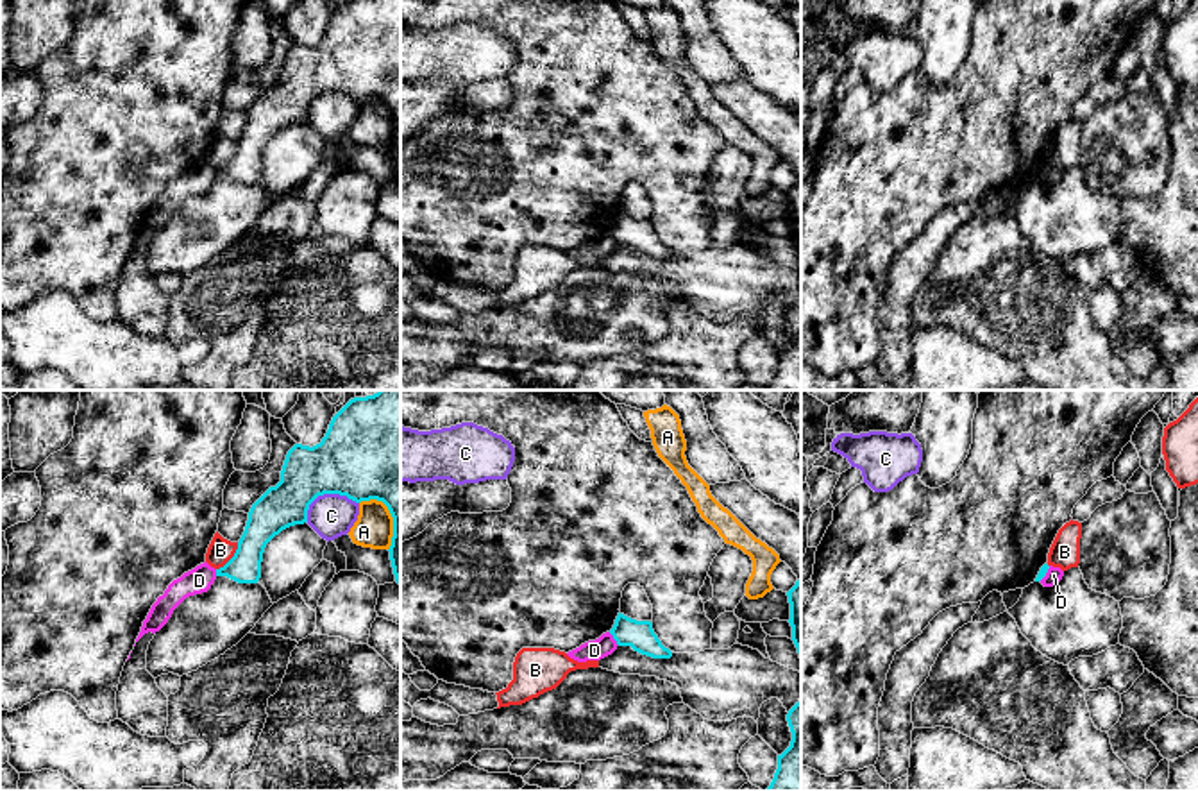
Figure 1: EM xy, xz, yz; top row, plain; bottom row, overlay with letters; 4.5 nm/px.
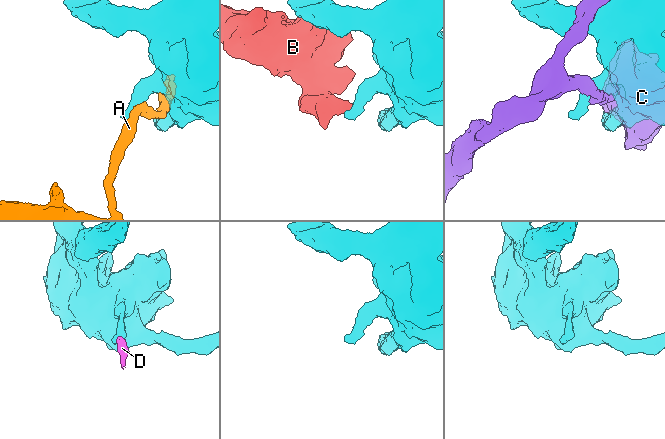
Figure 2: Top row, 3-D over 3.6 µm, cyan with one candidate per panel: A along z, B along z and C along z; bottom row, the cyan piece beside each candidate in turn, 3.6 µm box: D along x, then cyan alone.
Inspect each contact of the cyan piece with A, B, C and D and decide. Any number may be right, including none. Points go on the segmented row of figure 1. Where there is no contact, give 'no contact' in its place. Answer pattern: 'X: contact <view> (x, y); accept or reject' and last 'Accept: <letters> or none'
A: contact xy (392, 516); reject
B: contact xy (233, 557); reject
C: contact xy (326, 493); reject
D: contact xz (614, 637); reject
Accept: none

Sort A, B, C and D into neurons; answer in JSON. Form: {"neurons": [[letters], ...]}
{"neurons": [["A"], ["B"], ["C"], ["D"]]}

